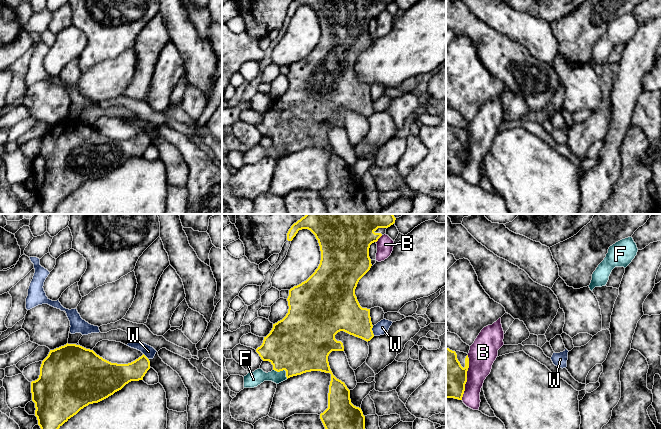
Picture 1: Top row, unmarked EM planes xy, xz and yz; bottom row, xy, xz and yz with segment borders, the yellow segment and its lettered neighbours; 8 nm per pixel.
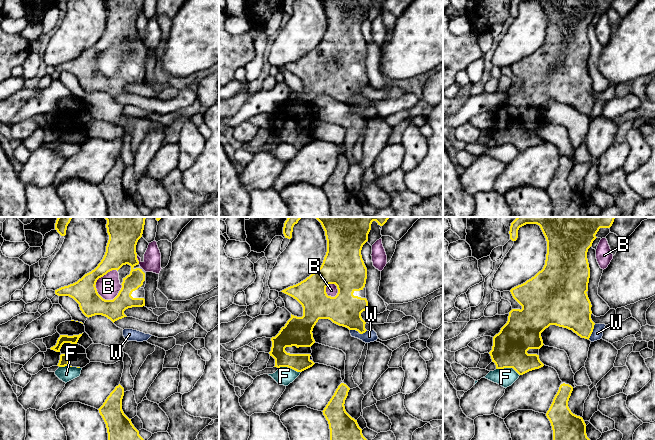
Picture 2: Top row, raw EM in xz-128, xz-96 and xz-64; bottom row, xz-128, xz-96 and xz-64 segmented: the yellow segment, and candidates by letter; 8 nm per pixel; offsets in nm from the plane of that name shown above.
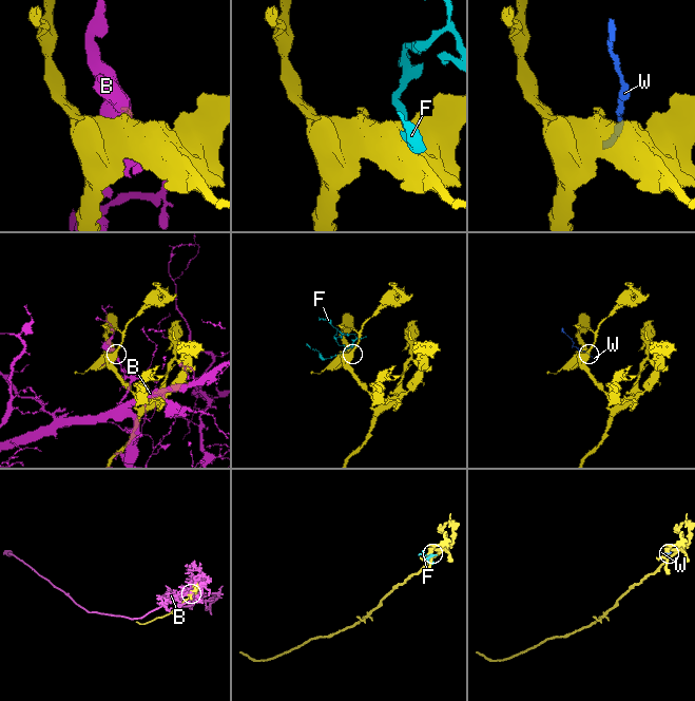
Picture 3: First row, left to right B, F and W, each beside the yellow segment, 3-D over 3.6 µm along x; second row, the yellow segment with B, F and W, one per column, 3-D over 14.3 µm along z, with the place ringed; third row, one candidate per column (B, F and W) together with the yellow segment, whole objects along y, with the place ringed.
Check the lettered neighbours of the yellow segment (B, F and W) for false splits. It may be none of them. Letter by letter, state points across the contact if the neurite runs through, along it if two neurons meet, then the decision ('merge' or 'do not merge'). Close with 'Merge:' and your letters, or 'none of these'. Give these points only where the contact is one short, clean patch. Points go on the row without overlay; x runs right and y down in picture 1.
B: do not merge
F: along xz (273, 145), (277, 147), (284, 146), (287, 154) | do not merge
W: along xz (372, 102), (374, 111) | do not merge
Merge: none of these

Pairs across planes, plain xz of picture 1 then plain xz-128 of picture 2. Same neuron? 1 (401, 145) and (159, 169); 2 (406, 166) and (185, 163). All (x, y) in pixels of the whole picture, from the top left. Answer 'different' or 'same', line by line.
1: same
2: same

